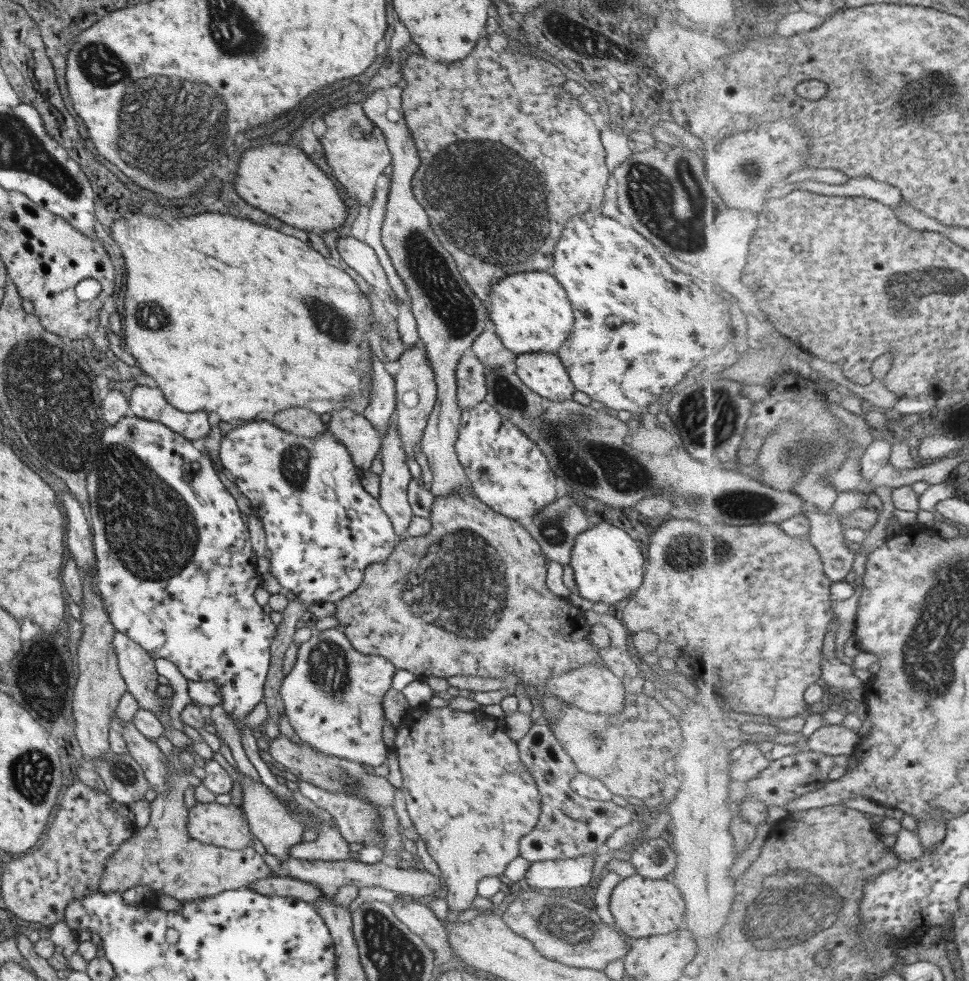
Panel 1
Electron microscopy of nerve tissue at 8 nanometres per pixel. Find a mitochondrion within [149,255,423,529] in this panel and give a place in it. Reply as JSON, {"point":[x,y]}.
{"point":[334,324]}

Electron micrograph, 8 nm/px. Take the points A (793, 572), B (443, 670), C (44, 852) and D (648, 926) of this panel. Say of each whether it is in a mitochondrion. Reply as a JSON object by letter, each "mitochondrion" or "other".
{"A":"other","B":"other","C":"other","D":"other"}

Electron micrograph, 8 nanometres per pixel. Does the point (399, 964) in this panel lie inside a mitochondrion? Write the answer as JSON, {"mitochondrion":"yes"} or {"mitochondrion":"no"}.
{"mitochondrion":"yes"}

